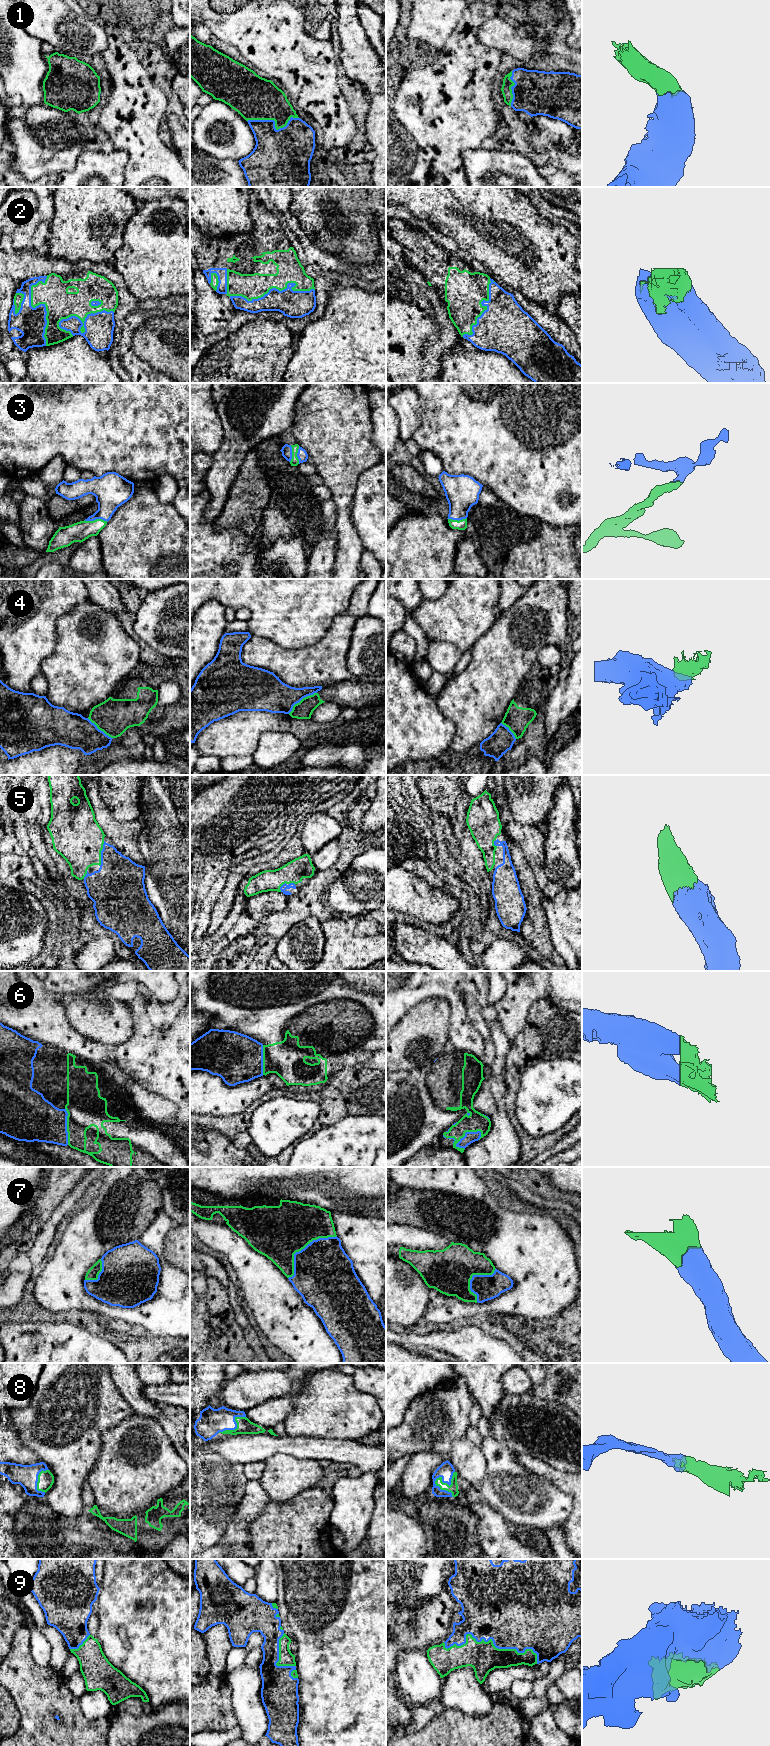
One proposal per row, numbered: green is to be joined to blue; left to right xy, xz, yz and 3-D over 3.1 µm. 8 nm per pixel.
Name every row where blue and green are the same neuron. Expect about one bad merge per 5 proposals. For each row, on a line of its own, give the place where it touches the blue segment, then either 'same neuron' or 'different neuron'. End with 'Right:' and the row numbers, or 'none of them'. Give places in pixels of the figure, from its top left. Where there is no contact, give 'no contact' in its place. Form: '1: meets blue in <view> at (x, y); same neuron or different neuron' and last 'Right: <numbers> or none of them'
1: meets blue in xz at (274, 123); same neuron
2: meets blue in xz at (276, 289); same neuron
3: meets blue in xy at (96, 518); same neuron
4: meets blue in xz at (301, 699); different neuron
5: meets blue in xy at (101, 853); same neuron
6: meets blue in yz at (466, 1132); same neuron
7: meets blue in xz at (302, 1249); same neuron
8: meets blue in yz at (439, 1476); same neuron
9: meets blue in yz at (492, 1640); same neuron
Right: 1, 2, 3, 5, 6, 7, 8, 9

